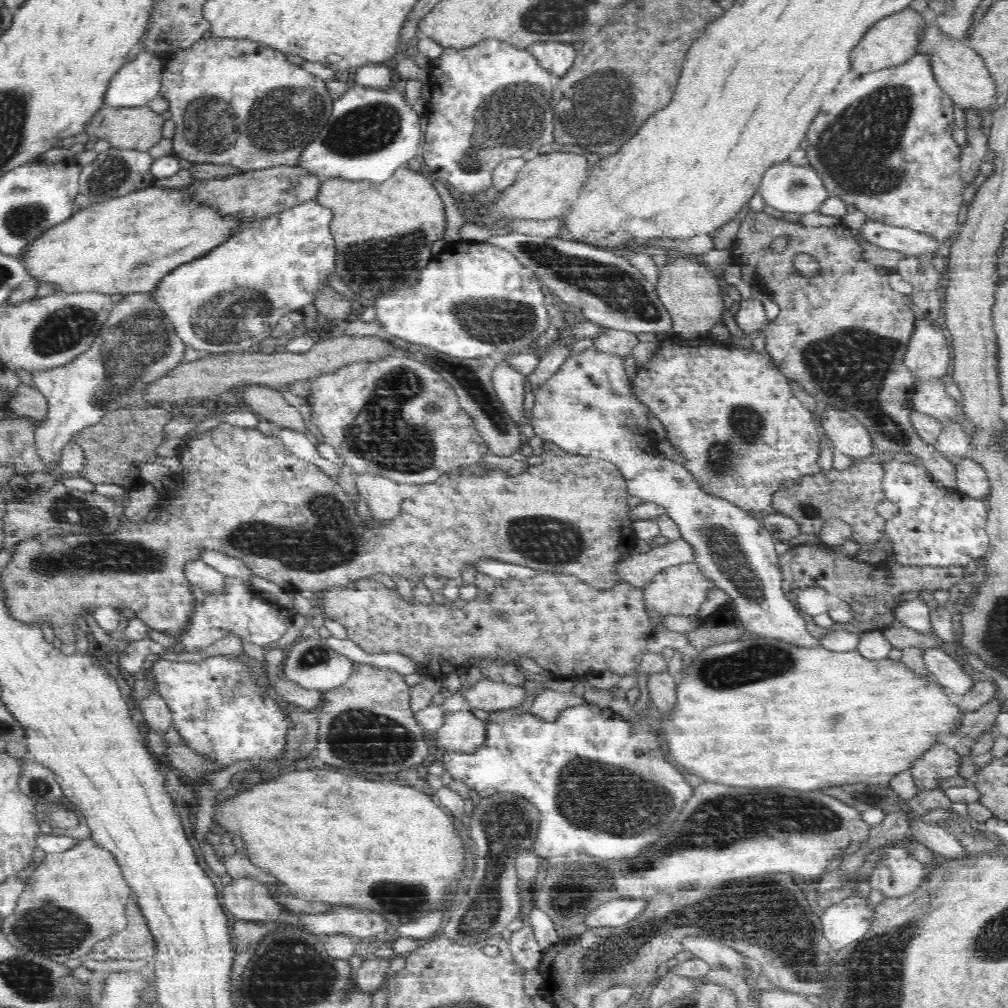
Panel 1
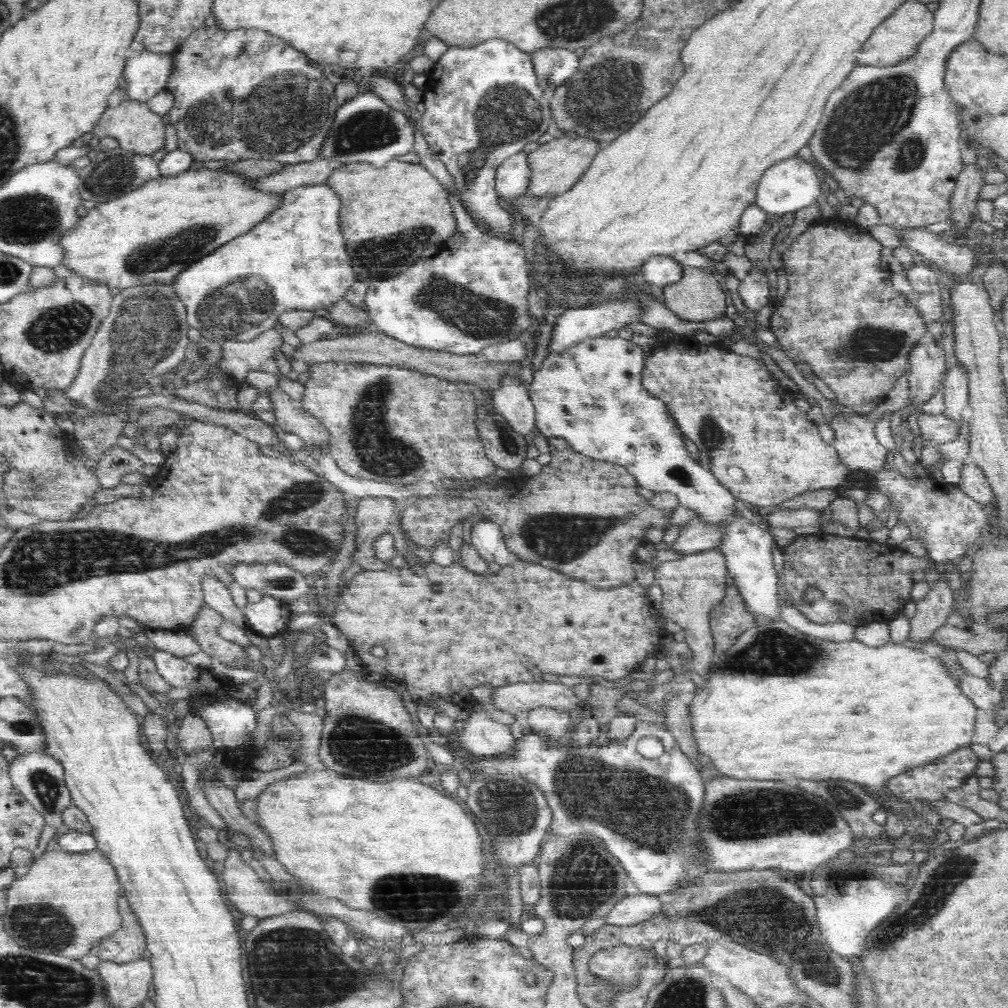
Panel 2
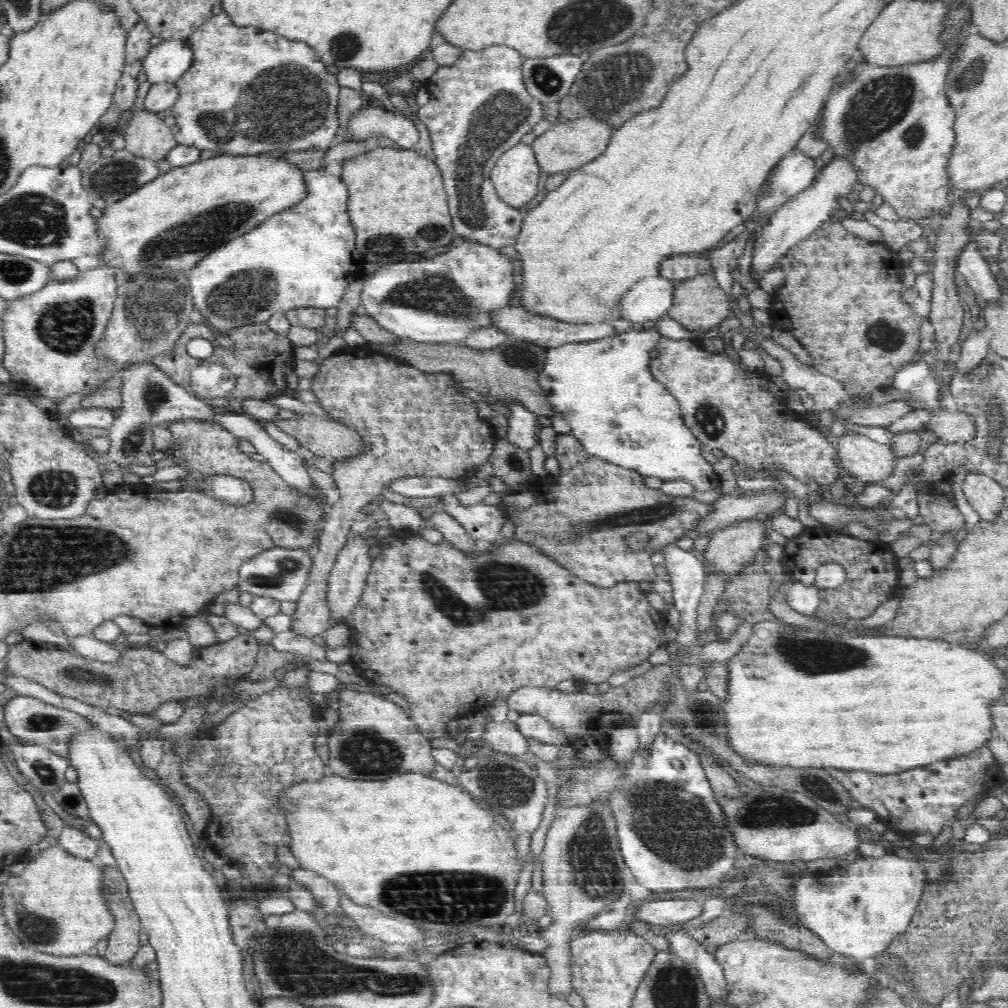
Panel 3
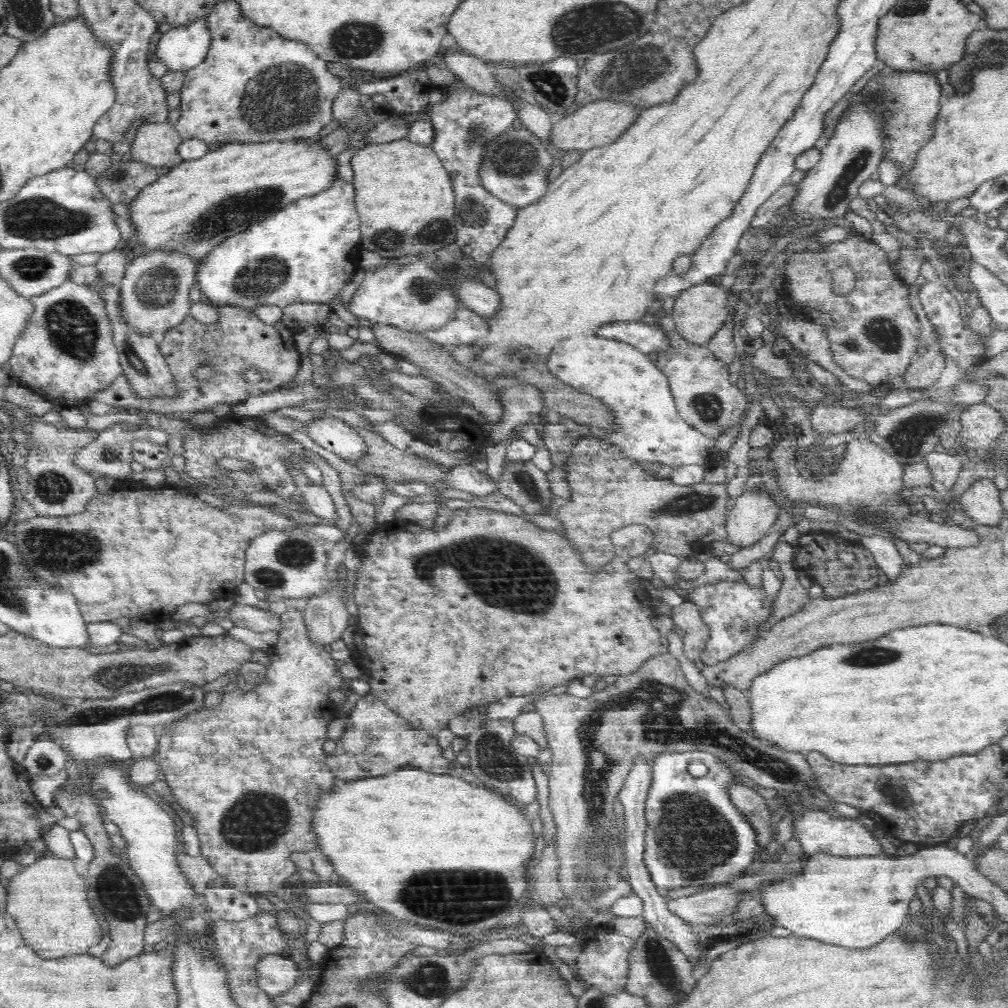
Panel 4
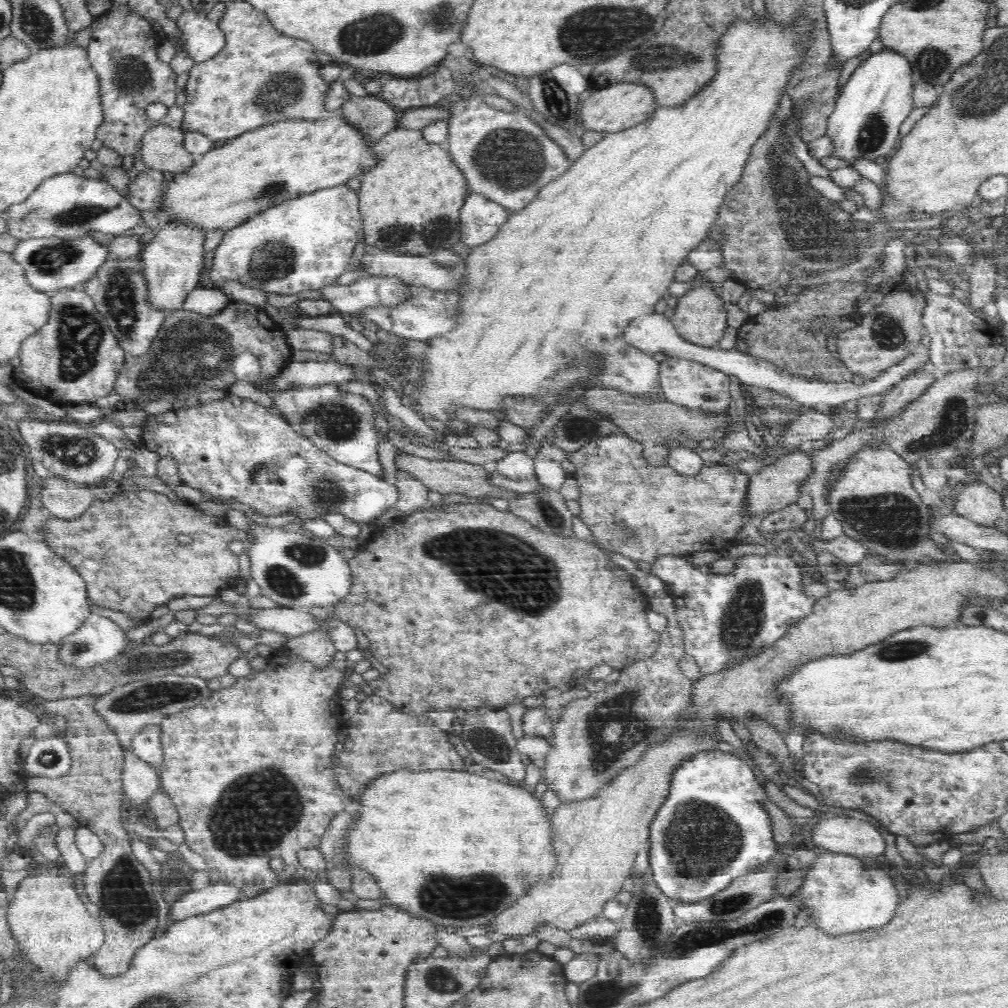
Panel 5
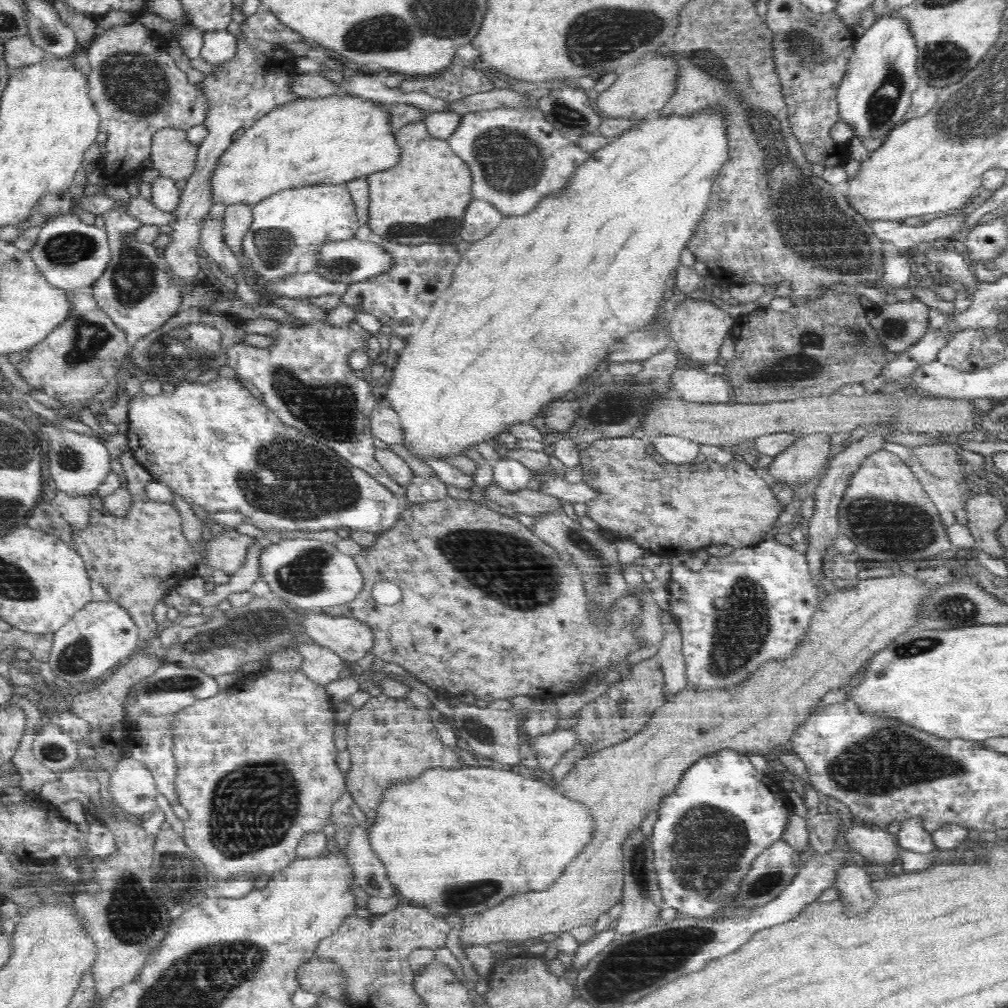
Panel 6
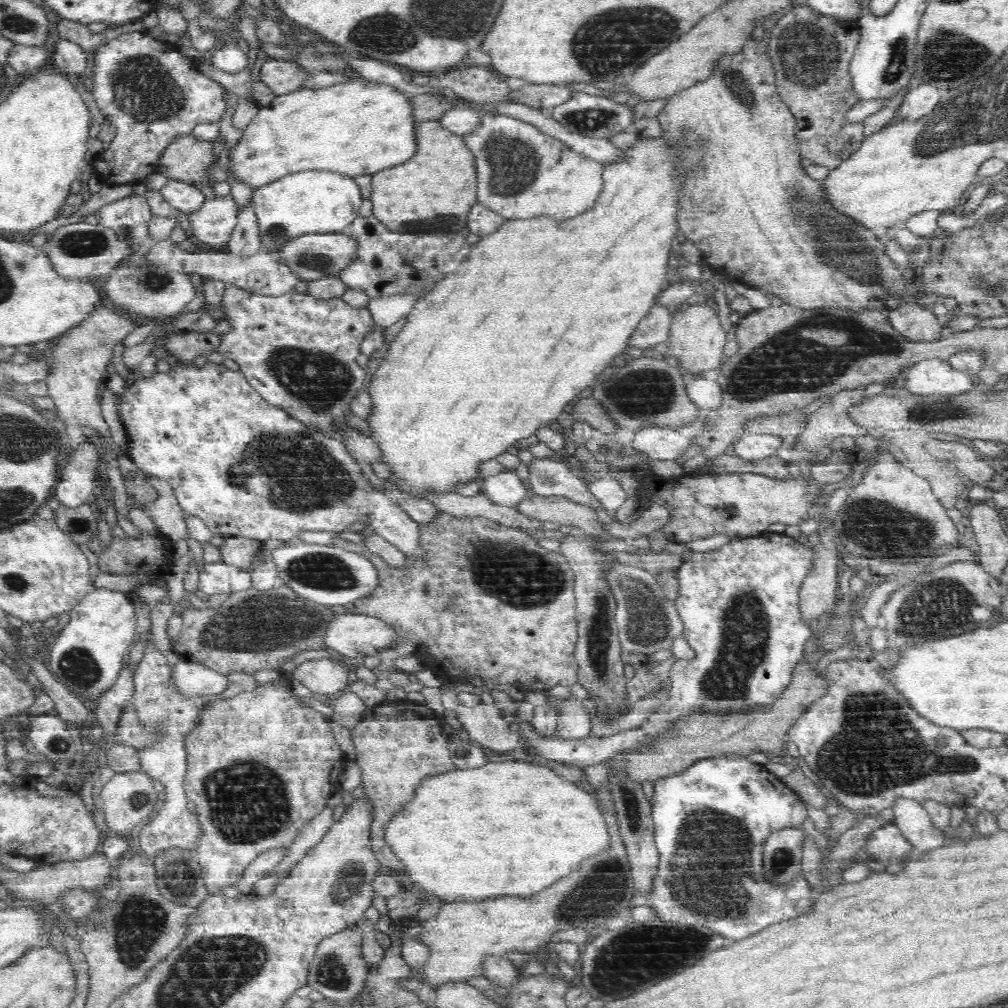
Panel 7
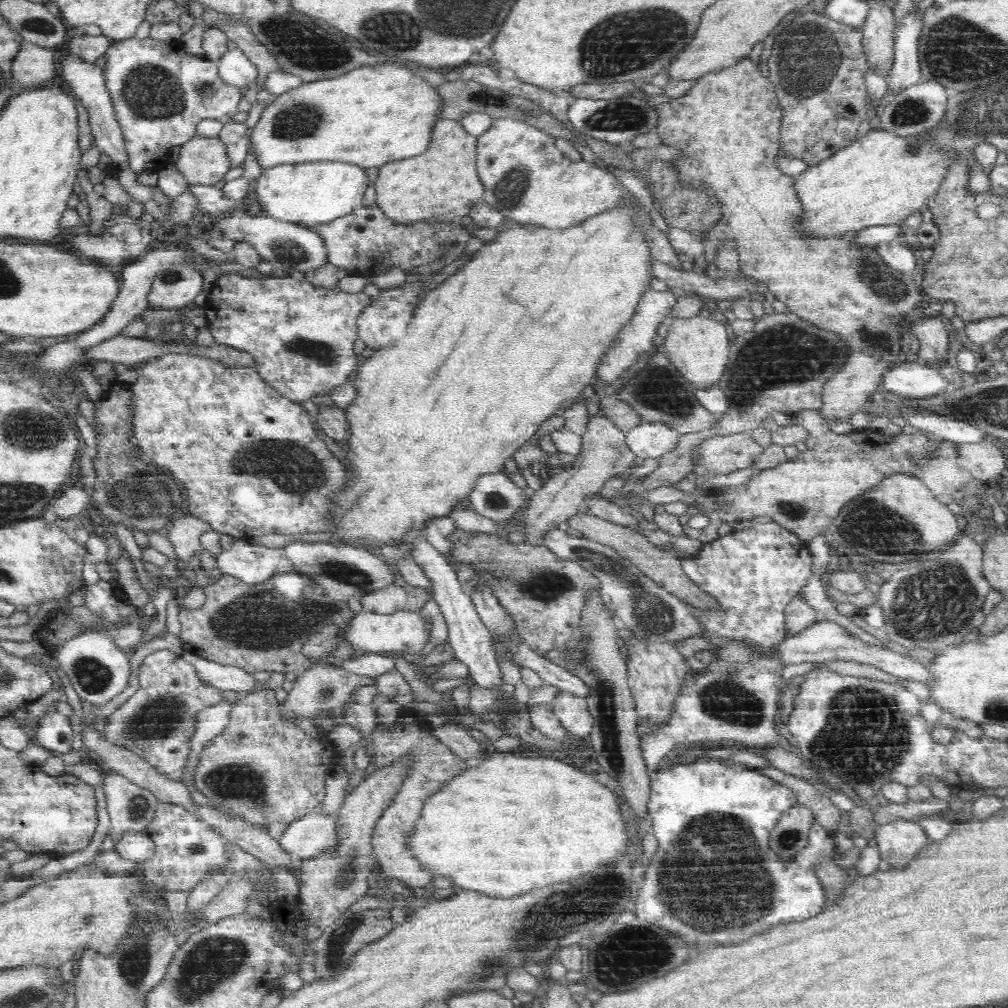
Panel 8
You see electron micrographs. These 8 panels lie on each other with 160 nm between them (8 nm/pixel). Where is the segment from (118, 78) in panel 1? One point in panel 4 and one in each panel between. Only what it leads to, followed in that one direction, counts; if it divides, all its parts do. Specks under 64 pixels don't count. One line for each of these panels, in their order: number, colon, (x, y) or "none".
2: (146, 73)
3: (167, 61)
4: (184, 47)

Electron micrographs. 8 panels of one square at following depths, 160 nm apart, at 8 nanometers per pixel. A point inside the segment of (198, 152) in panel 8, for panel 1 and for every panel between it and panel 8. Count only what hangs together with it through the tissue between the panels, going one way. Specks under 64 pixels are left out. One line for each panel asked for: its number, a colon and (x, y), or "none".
1: (138, 127)
2: (133, 124)
3: (147, 136)
4: (156, 144)
5: (162, 149)
6: (172, 155)
7: (187, 159)

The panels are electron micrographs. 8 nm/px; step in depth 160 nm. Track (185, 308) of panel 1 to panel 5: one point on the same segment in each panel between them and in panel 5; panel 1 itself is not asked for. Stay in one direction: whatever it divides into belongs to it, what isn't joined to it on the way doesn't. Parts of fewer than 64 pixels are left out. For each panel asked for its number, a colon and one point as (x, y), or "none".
2: (295, 259)
3: (304, 256)
4: (305, 252)
5: (305, 243)

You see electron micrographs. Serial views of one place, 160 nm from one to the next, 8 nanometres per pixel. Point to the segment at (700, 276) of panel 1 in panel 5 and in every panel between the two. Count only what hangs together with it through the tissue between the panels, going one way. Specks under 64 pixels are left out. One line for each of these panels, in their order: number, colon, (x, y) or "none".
2: (698, 296)
3: (700, 304)
4: (700, 311)
5: (700, 316)

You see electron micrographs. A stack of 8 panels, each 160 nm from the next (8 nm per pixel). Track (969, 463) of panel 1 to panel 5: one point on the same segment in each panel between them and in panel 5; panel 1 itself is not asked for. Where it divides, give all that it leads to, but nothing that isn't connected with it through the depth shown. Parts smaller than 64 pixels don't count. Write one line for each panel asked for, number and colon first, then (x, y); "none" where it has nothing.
2: (973, 482)
3: (987, 497)
4: (981, 503)
5: (982, 505)

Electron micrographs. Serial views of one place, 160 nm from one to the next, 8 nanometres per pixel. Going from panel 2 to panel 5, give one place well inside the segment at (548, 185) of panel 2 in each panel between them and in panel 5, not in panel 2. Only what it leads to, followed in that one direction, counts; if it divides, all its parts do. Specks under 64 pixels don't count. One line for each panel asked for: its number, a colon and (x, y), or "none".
3: (568, 145)
4: (595, 124)
5: (619, 107)

